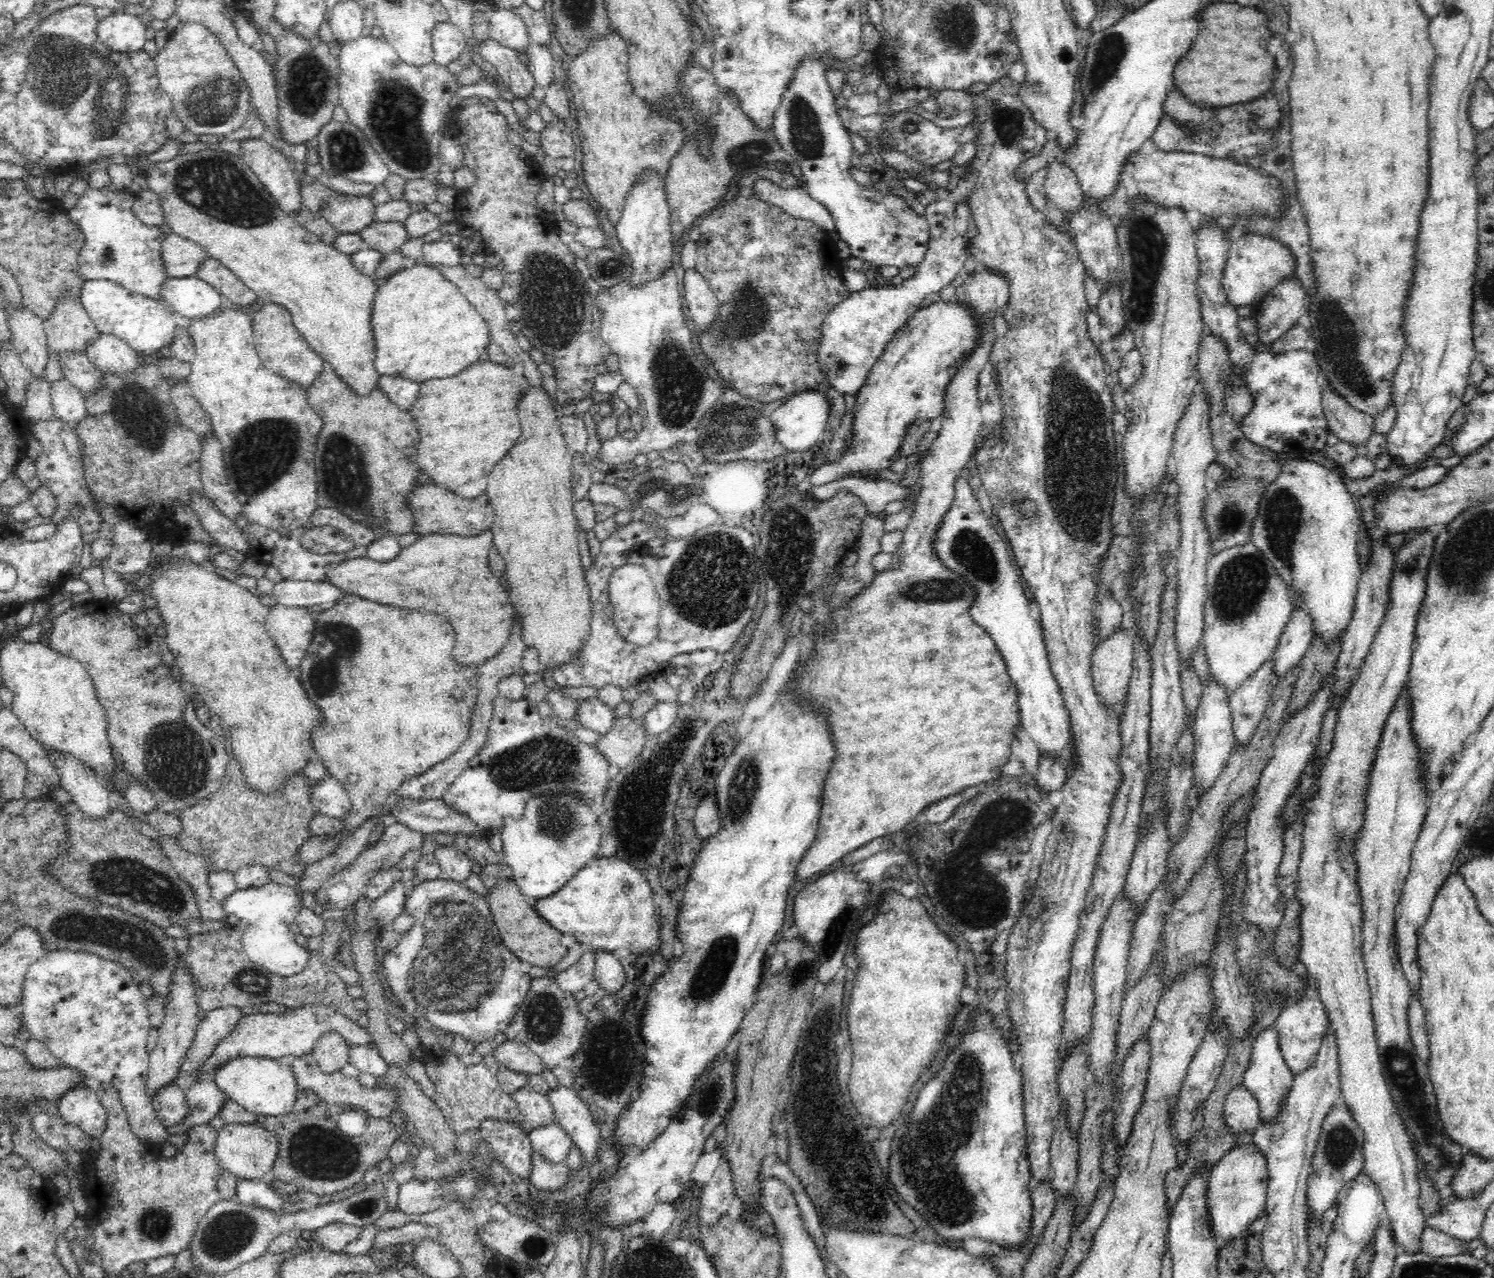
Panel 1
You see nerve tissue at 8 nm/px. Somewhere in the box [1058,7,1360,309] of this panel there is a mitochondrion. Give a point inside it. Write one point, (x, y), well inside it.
(1110, 50)

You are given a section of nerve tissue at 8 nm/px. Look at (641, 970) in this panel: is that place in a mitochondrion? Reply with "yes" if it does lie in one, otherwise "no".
no

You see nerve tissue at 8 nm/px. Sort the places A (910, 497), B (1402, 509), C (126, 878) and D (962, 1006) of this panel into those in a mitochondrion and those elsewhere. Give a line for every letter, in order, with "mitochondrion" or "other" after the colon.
A: other
B: other
C: mitochondrion
D: other

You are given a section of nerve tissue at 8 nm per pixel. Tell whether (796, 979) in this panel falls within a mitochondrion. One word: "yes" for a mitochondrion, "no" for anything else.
yes

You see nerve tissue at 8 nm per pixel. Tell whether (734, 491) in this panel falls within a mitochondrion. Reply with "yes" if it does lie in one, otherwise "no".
no

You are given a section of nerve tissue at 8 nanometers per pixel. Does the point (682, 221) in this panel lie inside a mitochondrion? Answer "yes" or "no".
no

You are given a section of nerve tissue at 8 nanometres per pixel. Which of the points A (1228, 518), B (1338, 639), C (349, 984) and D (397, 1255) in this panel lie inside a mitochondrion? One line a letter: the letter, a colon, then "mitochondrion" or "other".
A: mitochondrion
B: other
C: other
D: other

